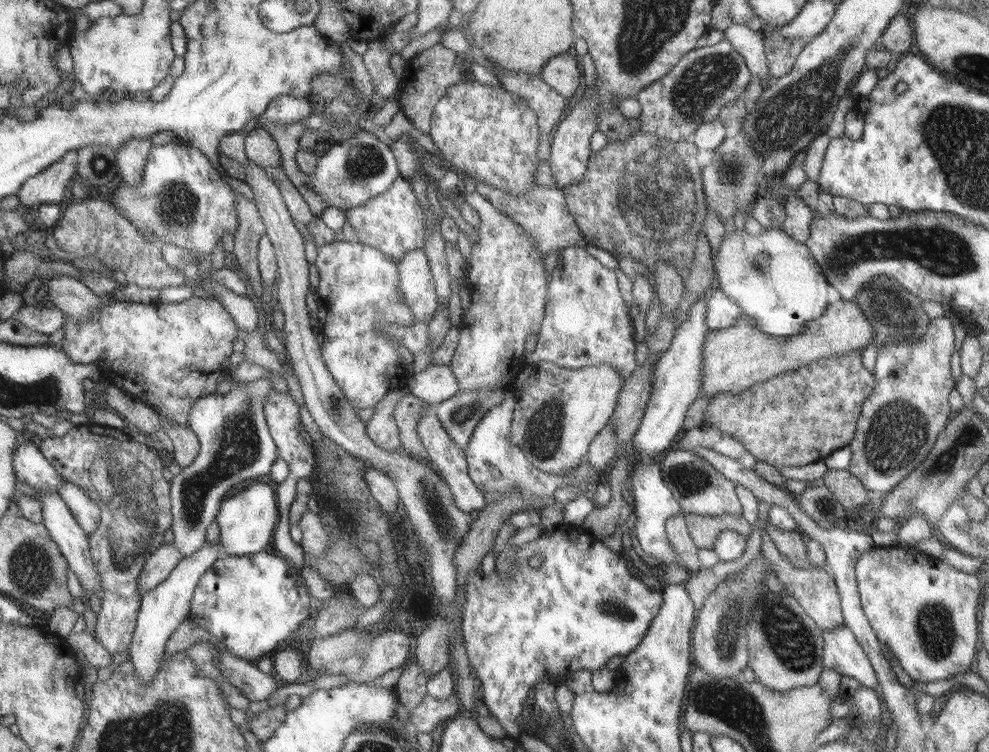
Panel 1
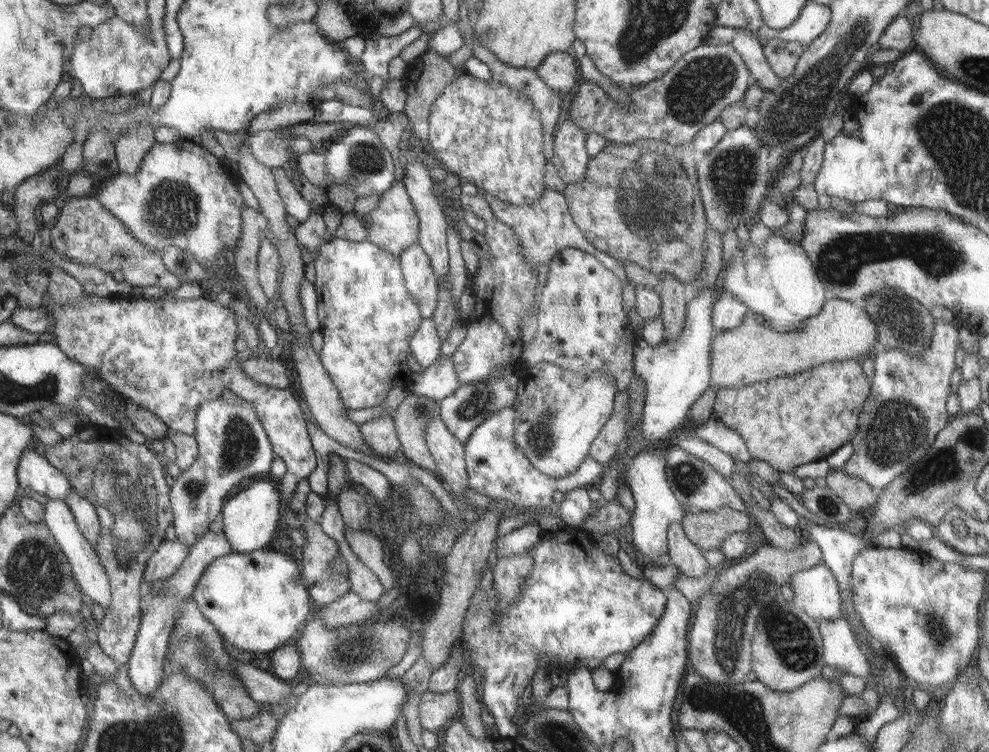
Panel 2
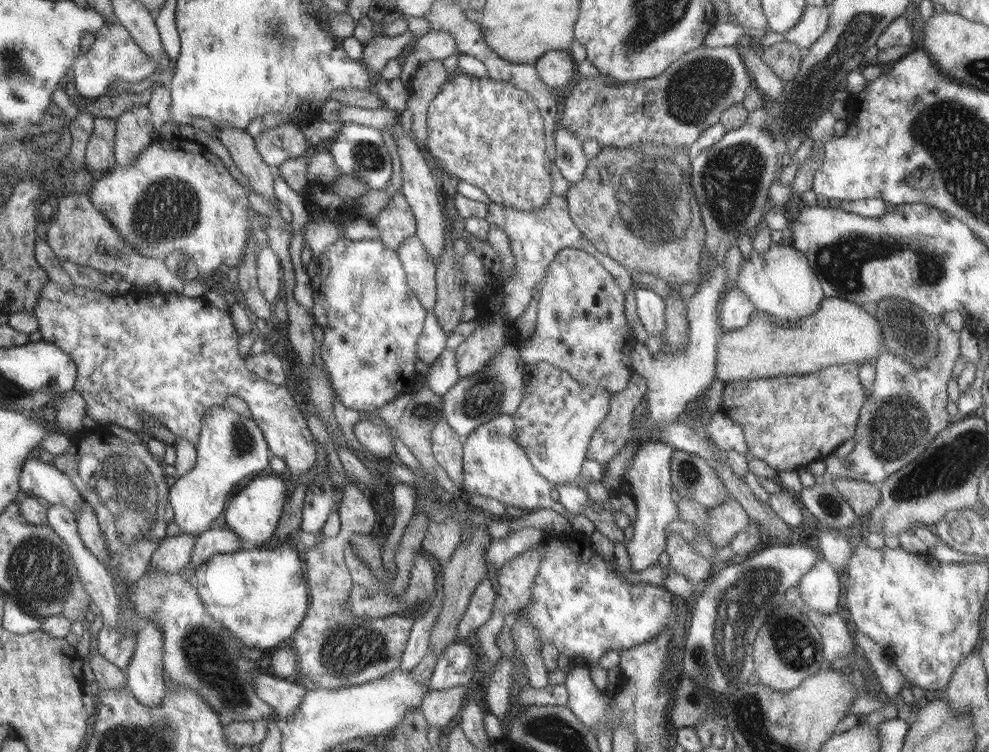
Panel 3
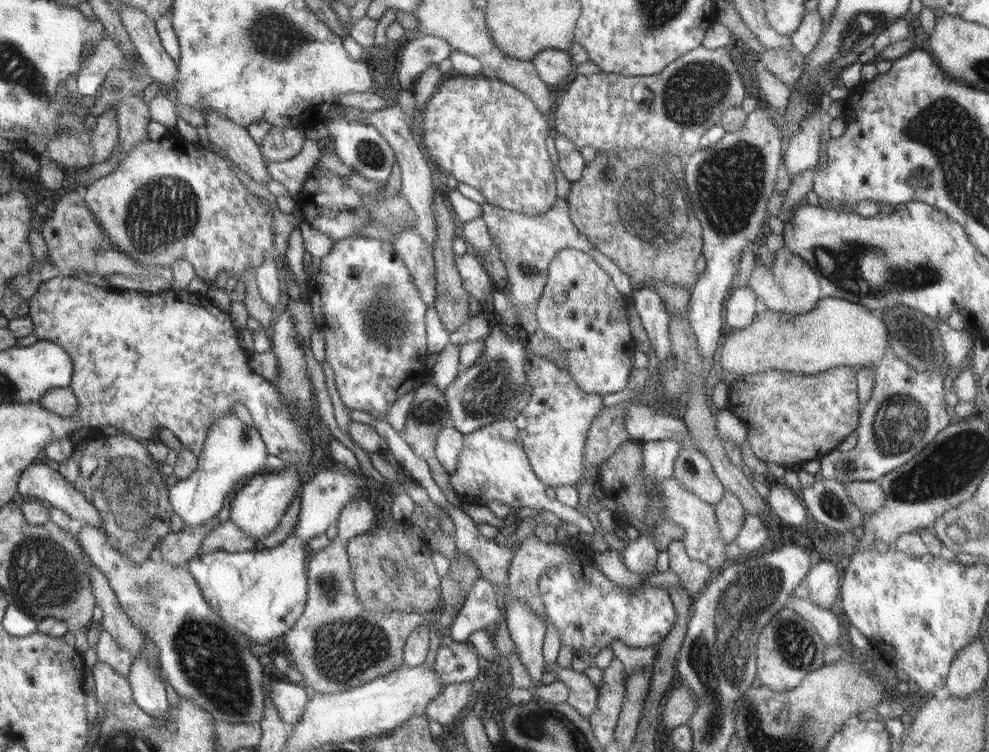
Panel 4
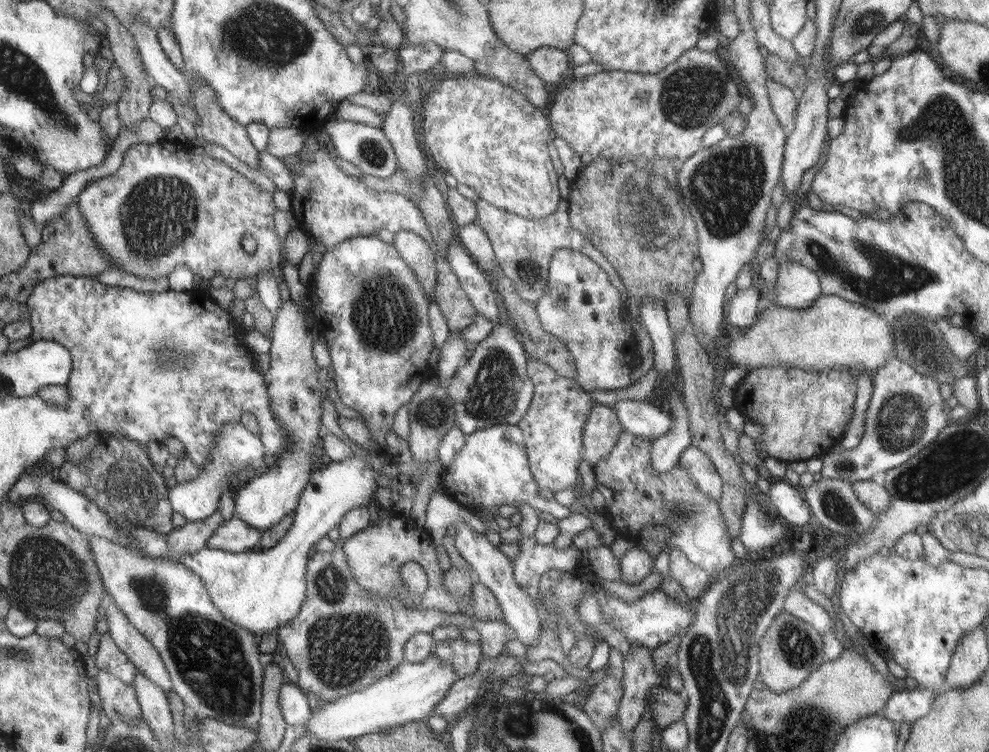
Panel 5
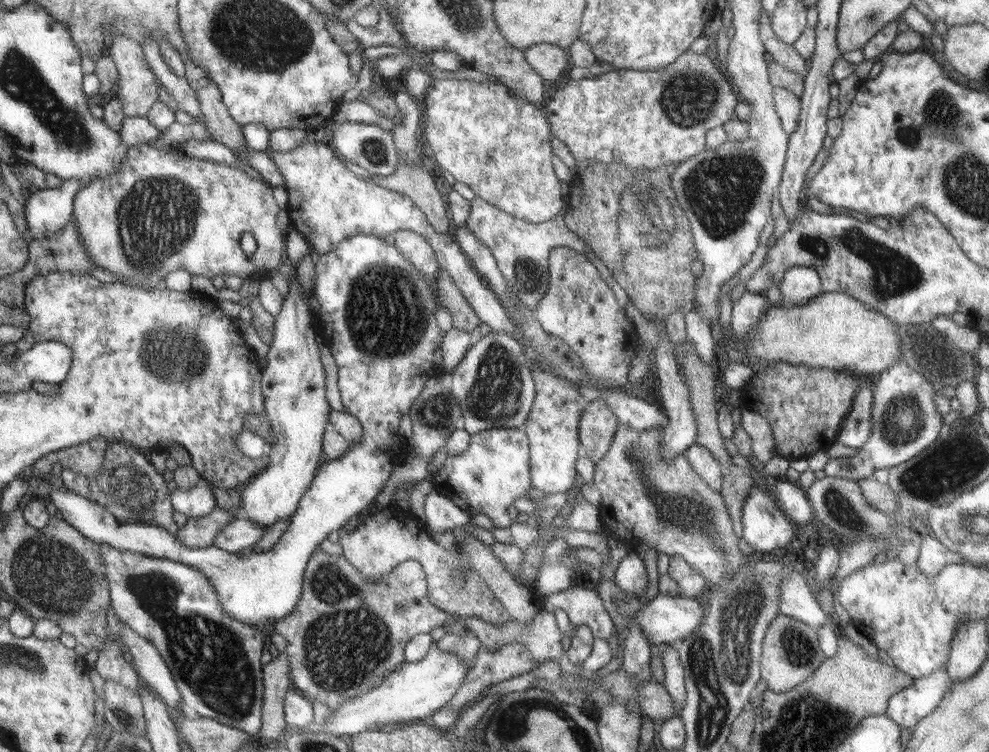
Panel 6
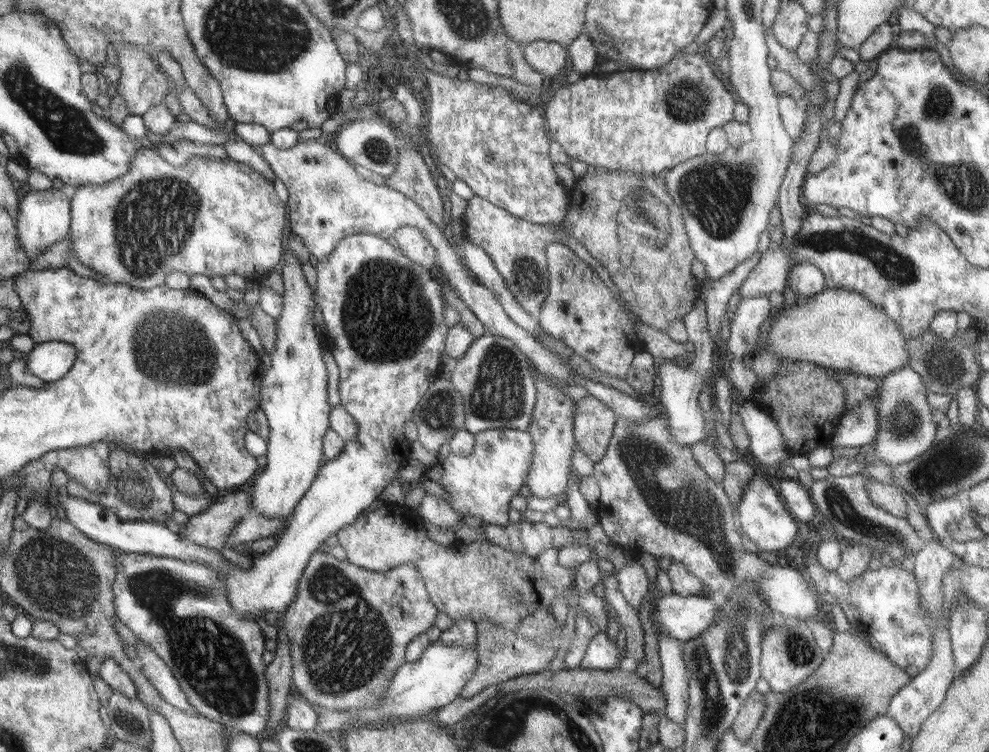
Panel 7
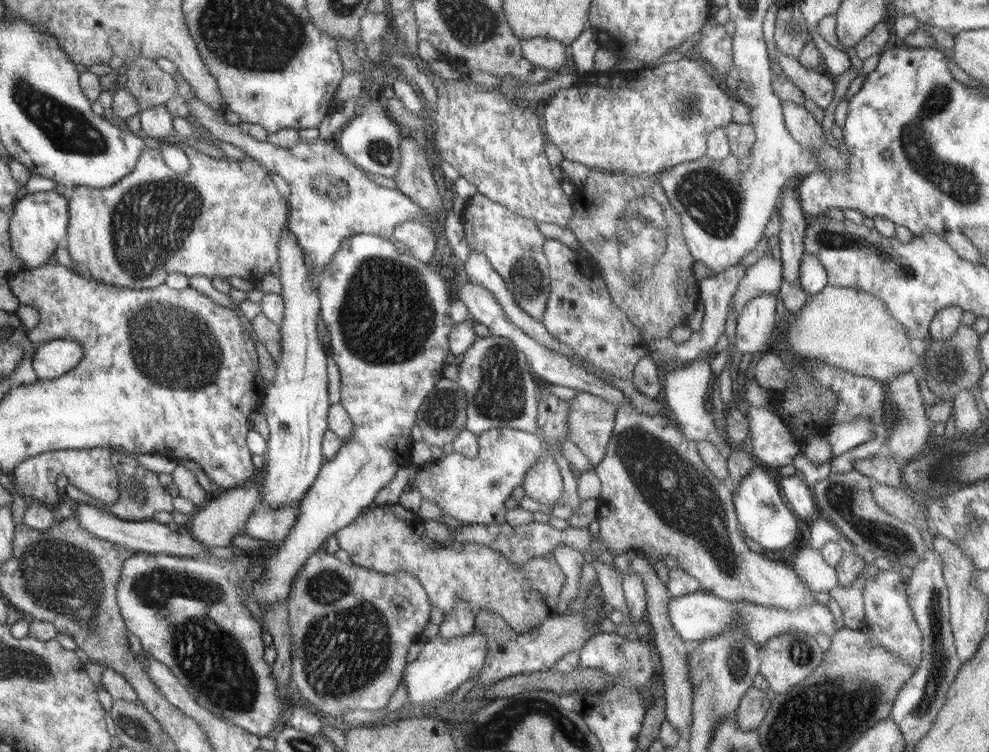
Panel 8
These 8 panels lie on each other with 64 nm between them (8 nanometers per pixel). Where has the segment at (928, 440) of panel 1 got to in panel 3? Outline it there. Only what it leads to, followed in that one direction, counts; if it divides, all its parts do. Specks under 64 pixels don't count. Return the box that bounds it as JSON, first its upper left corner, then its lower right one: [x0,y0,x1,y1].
[826,320,959,488]

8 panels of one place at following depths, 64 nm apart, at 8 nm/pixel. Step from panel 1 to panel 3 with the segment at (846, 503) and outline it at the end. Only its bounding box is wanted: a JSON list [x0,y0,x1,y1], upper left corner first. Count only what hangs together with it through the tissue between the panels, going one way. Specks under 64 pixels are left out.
[830,478,880,515]

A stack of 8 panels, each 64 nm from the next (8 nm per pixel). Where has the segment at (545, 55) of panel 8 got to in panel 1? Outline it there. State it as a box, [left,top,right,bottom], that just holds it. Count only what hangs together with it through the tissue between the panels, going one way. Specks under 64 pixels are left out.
[539,53,580,96]

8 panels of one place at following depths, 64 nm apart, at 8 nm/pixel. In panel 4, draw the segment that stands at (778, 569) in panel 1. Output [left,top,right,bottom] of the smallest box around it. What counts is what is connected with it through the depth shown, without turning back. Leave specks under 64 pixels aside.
[806,560,838,609]

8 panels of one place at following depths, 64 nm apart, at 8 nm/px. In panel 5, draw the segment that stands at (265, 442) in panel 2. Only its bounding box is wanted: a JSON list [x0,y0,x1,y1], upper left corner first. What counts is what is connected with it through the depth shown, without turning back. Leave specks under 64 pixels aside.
[170,424,266,522]

